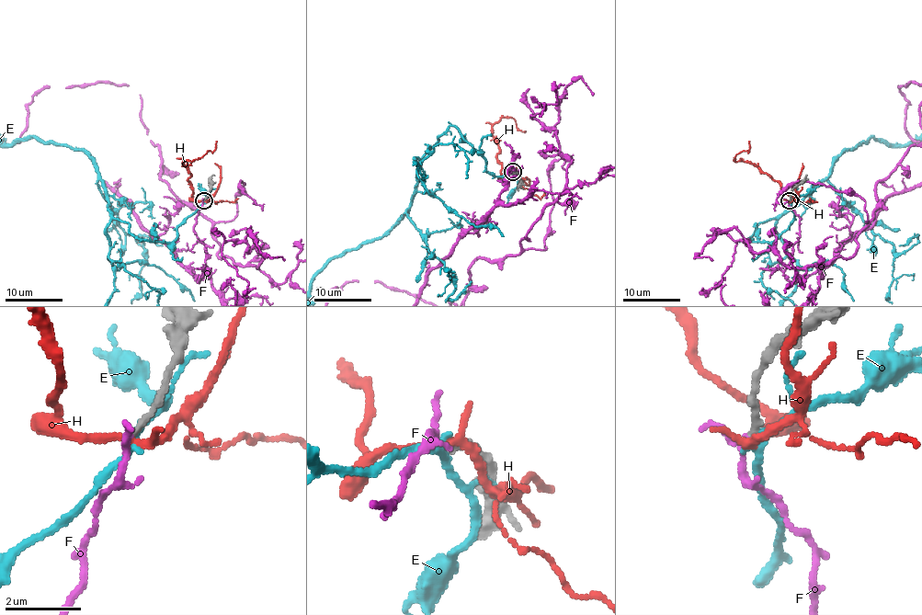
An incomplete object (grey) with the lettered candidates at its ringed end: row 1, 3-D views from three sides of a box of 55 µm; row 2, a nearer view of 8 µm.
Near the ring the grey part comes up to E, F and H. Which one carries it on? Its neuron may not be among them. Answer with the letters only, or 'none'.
F

